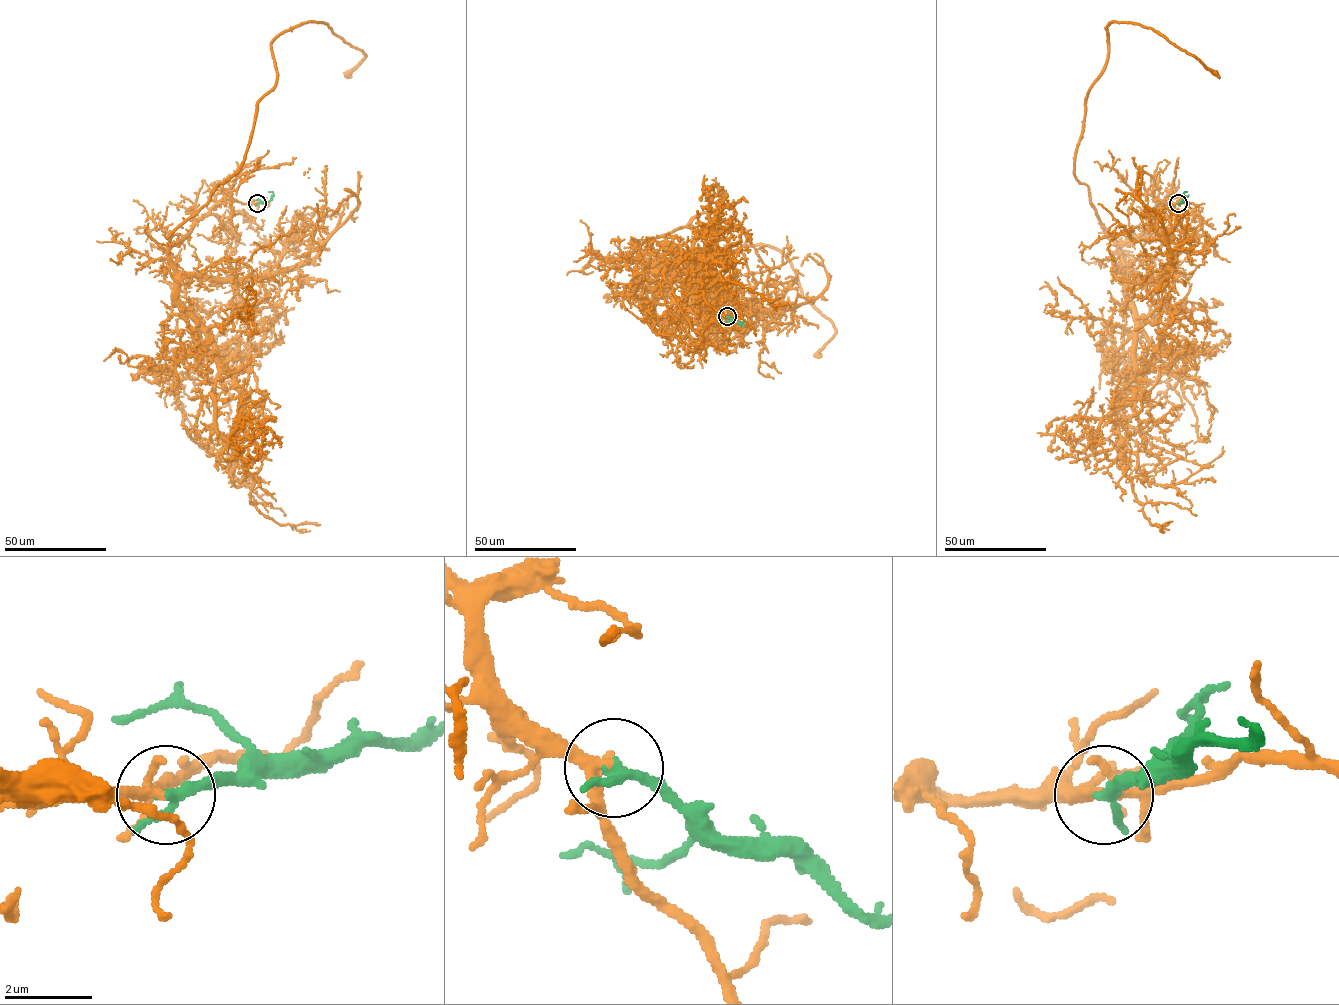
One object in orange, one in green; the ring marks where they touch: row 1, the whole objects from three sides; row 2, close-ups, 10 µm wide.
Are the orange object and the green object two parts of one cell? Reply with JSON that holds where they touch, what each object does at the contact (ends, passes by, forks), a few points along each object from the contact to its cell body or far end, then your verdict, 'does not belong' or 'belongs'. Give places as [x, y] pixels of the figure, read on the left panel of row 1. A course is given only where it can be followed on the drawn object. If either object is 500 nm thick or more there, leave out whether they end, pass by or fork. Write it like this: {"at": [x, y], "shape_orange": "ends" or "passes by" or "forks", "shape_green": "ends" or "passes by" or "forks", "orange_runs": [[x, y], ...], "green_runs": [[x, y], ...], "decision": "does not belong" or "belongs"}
{"at": [257, 203], "shape_orange": "forks", "shape_green": "passes by", "orange_runs": [[257, 204], [221, 199], [170, 243], [239, 169], [280, 34], [323, 22], [364, 53], [351, 76]], "green_runs": [[257, 204], [272, 198], [273, 193], [268, 191]], "decision": "belongs"}

